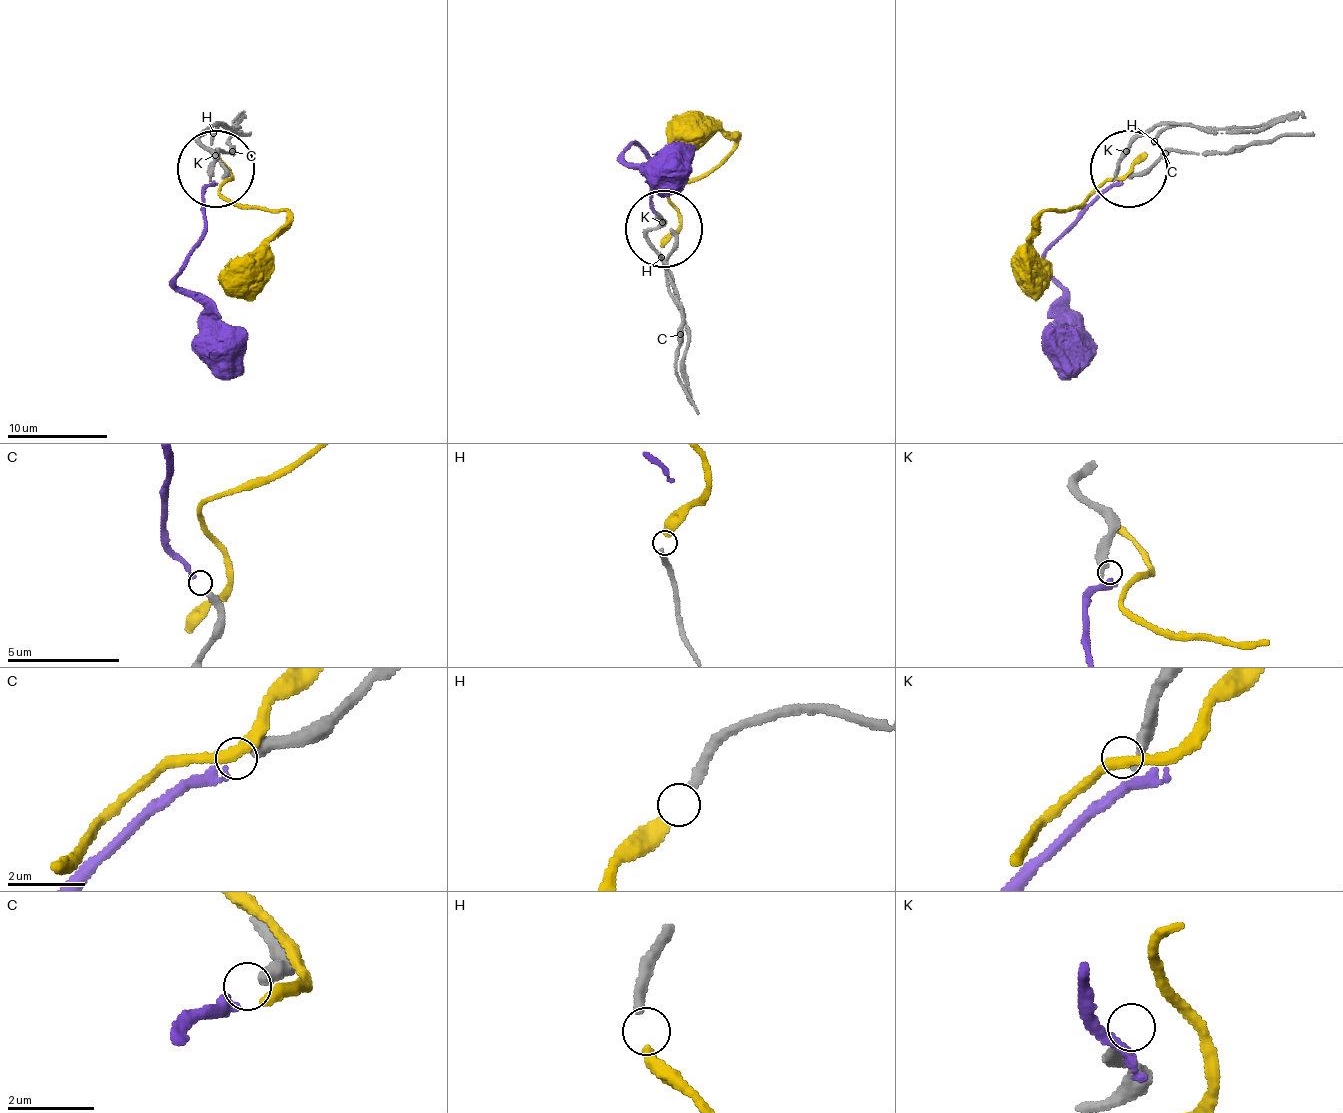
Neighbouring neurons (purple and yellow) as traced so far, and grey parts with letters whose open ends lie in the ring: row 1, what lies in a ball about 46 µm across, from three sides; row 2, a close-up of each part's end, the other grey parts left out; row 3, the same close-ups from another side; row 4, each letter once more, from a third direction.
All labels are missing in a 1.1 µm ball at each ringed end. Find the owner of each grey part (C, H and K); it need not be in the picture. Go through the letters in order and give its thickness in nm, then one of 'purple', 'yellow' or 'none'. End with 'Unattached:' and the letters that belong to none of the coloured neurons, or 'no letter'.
C: calibre 340 nm; purple
H: calibre 240 nm; yellow
K: calibre 280 nm; none
Unattached: K

